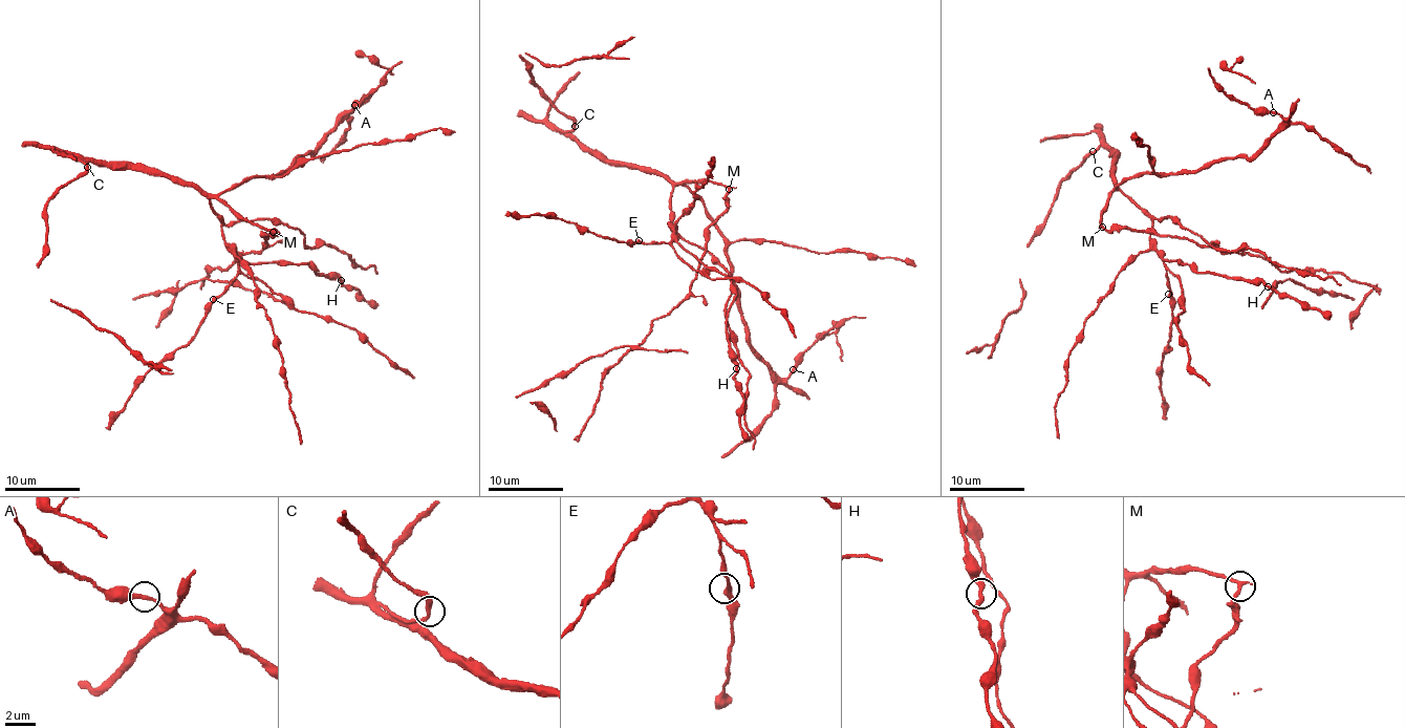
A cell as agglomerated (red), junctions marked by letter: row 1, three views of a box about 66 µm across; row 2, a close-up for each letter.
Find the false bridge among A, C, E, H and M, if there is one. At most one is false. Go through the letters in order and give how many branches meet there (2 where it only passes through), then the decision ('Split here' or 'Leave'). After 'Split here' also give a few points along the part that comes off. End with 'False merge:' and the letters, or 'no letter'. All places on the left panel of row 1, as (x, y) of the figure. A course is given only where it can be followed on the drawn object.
A: Branches: 2. Leave
C: Branches: 2. Leave
E: Branches: 2. Leave
H: Branches: 2. Leave
M: Branches: 2. Split here. Course of the part to remove: (273, 232), (263, 236), (265, 245), (257, 252), (238, 253), (225, 271), (208, 269), (200, 290)
False merge: M

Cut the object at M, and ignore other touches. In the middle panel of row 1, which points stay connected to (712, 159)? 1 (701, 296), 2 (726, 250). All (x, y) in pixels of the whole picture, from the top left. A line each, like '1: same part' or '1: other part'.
1: other part
2: same part

